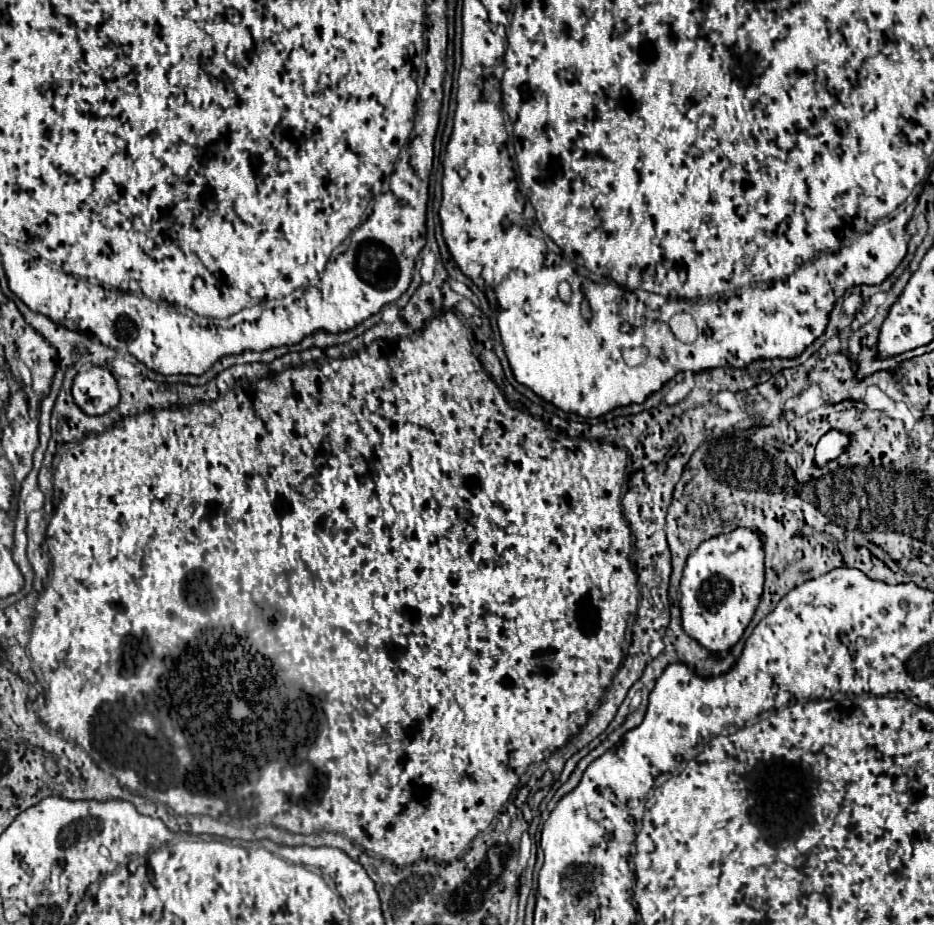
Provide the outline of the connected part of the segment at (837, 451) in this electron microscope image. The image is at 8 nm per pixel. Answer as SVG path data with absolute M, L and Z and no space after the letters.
M831 428L829 432L825 432L819 438L819 442L815 446L815 458L813 460L819 468L823 468L825 464L837 460L847 450L847 446L849 446L849 434Z

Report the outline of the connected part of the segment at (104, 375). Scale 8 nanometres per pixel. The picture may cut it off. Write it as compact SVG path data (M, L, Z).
M89 366L89 370L81 370L75 376L73 398L85 414L105 414L119 404L117 380L107 368Z

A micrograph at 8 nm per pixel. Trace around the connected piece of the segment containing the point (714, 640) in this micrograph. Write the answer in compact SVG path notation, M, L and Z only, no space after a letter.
M735 528L727 534L701 542L687 558L681 578L679 604L685 632L713 654L725 656L727 650L741 638L757 610L765 582L763 562L763 540L749 528Z

